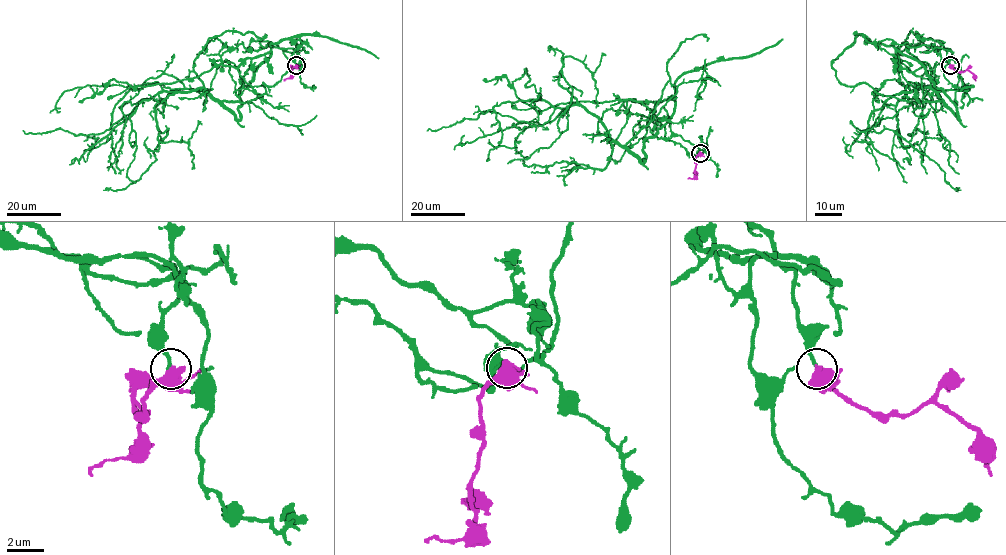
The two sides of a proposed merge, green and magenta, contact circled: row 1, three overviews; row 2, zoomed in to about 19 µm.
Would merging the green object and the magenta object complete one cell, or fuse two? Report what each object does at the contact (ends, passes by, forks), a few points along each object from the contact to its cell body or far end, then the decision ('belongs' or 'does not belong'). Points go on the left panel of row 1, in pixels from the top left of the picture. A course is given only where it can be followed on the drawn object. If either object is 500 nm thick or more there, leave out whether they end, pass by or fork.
green runs (296, 65), (225, 31), (193, 71), (240, 118), (270, 50), (79, 102); magenta runs (296, 65), (284, 81); belongs

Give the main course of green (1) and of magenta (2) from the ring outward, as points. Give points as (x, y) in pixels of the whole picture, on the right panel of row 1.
1: (950, 65), (944, 48), (907, 35), (960, 119), (897, 50), (908, 87), (887, 79), (877, 102)
2: (950, 65), (958, 71), (968, 70), (975, 81)

